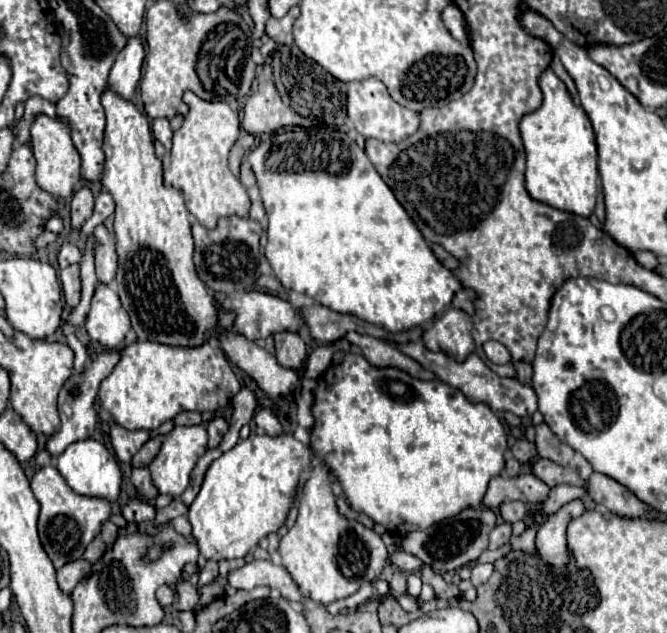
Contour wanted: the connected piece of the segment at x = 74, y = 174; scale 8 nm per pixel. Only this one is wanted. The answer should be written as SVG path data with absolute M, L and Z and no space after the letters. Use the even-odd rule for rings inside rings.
M39 115L31 127L33 153L37 159L37 183L41 189L51 193L53 197L71 197L81 183L81 157L71 141L71 133L61 119L49 119Z

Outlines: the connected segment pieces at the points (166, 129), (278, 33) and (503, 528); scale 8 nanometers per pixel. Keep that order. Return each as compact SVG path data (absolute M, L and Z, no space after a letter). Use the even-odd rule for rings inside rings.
M155 119L155 121L151 123L151 129L153 129L155 139L157 139L159 143L163 143L165 151L169 151L169 149L171 149L171 137L173 137L173 131L171 131L171 127L169 127L169 121L167 121L167 119Z
M291 7L289 13L281 19L275 19L275 17L269 17L267 19L267 35L281 43L281 45L289 45L293 41L293 35L291 35L291 27L293 27L293 21L299 17L299 7Z
M501 521L493 531L491 531L491 537L489 537L489 549L499 549L503 547L505 543L509 543L509 537L511 537L511 525Z

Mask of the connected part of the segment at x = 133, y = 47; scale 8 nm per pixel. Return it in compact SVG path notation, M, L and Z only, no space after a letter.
M129 37L127 47L117 55L117 61L109 73L107 87L119 97L131 101L141 79L141 63L143 63L143 45L139 37Z

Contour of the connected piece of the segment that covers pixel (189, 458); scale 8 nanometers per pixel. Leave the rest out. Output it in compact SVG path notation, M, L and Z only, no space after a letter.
M193 425L193 427L175 427L165 439L163 445L157 453L157 457L151 461L149 471L153 477L155 487L161 493L179 497L187 487L189 487L189 475L197 463L197 459L207 451L207 429L203 425Z

